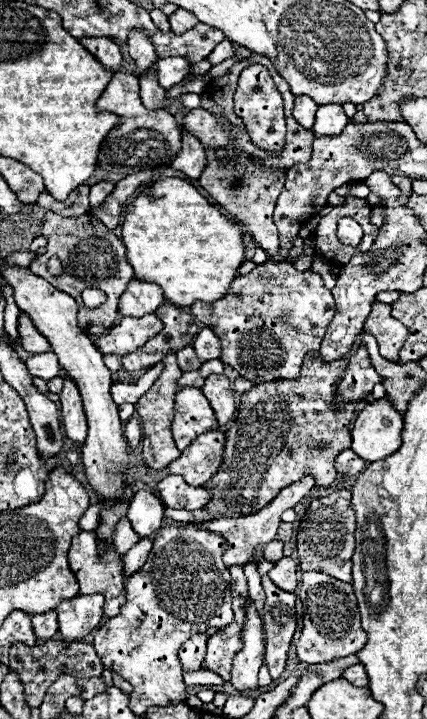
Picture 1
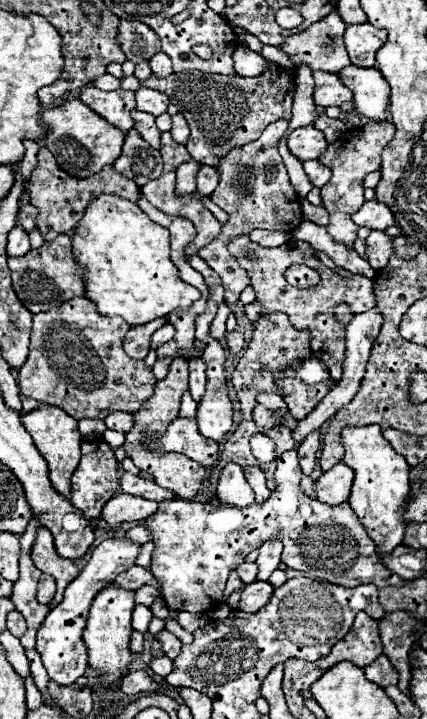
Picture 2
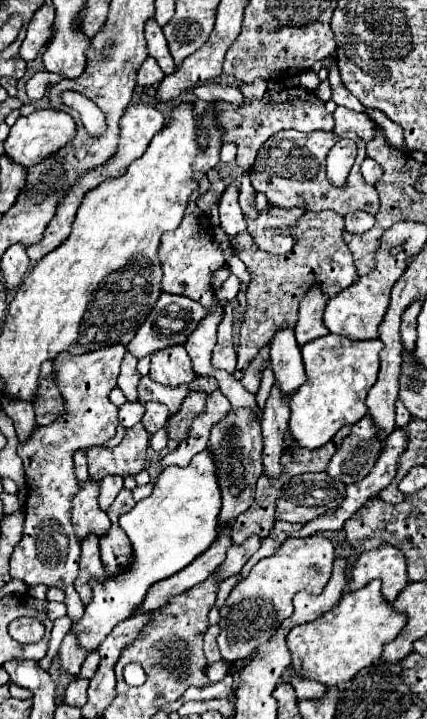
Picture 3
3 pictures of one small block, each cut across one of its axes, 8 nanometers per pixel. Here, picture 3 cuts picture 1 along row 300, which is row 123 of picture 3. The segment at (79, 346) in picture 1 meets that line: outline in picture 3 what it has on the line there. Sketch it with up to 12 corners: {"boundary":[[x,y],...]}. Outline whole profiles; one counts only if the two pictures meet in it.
{"boundary":[[52,108],[20,116],[4,148],[28,166],[76,136],[70,114]]}

